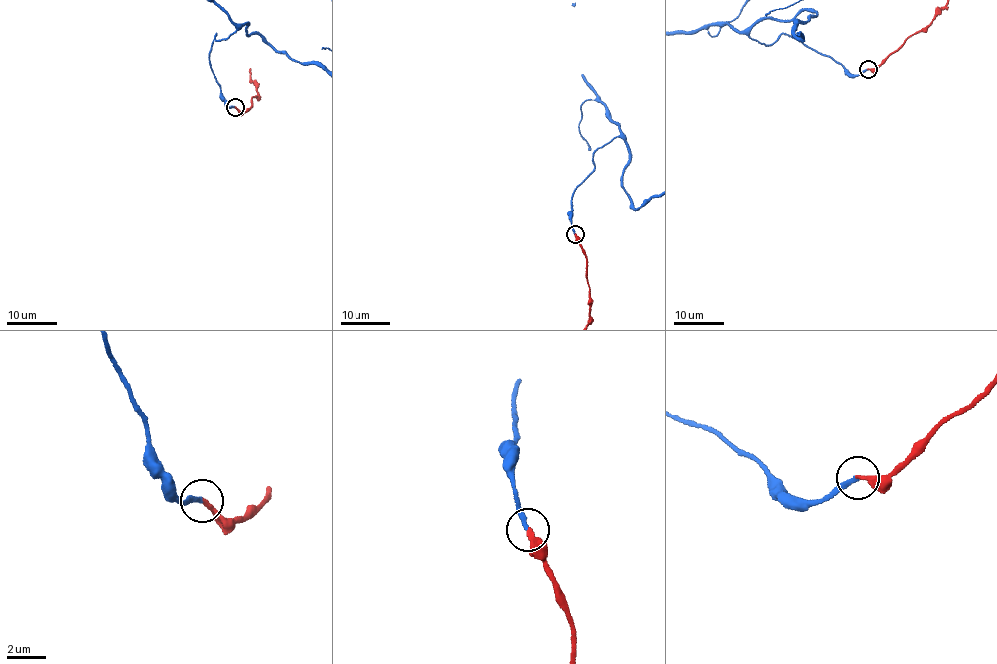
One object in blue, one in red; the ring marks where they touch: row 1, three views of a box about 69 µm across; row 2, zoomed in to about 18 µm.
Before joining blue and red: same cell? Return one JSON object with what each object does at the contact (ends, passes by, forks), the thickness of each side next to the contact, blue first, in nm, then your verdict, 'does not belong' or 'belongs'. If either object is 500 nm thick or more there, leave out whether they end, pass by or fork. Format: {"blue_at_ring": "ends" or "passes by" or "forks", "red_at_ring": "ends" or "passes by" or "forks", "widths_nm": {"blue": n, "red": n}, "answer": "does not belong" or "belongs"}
{"blue_at_ring": "ends", "red_at_ring": "ends", "widths_nm": {"blue": 240, "red": 220}, "answer": "belongs"}

